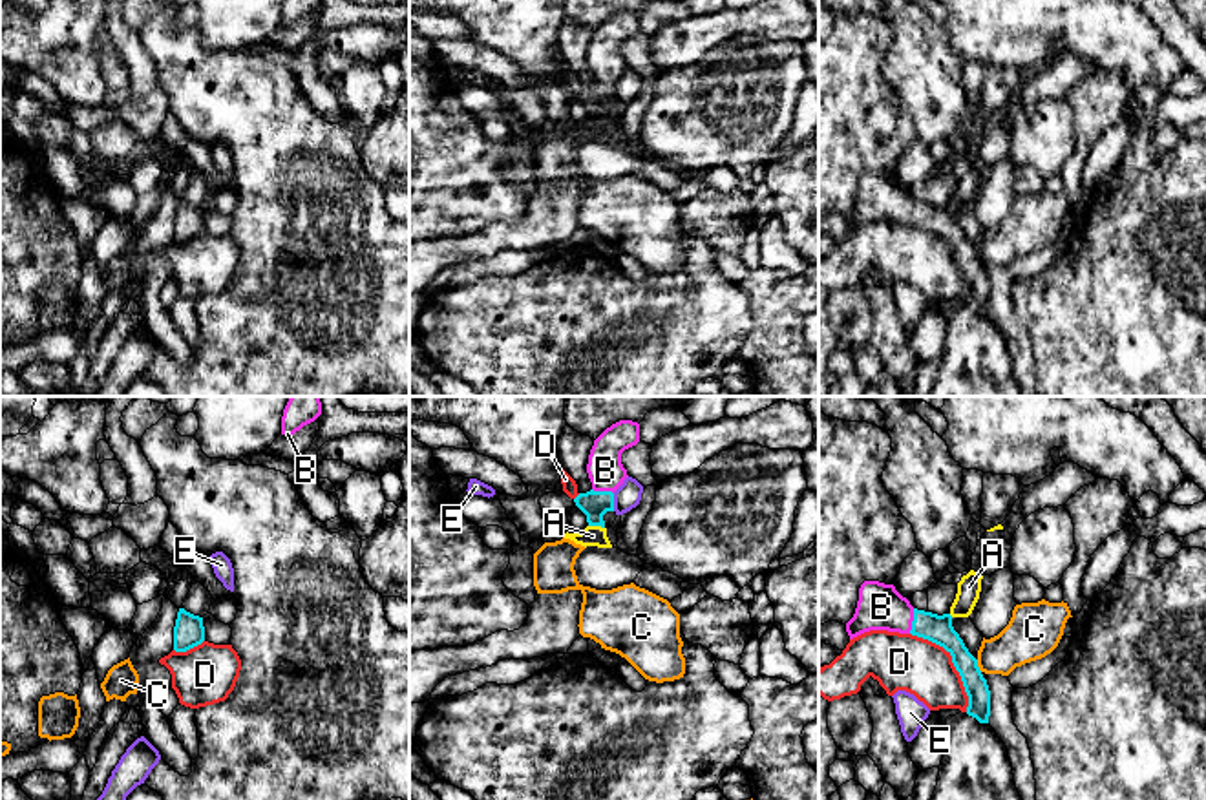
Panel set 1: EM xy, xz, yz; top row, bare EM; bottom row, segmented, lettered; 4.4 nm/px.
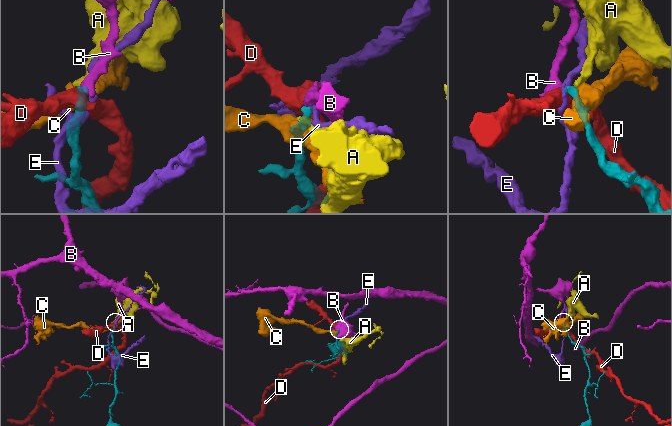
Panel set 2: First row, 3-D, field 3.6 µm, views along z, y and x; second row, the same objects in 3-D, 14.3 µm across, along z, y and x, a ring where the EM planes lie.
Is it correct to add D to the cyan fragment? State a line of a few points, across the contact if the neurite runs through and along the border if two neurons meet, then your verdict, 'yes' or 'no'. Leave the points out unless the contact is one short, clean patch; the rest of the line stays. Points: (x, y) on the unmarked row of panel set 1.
no

